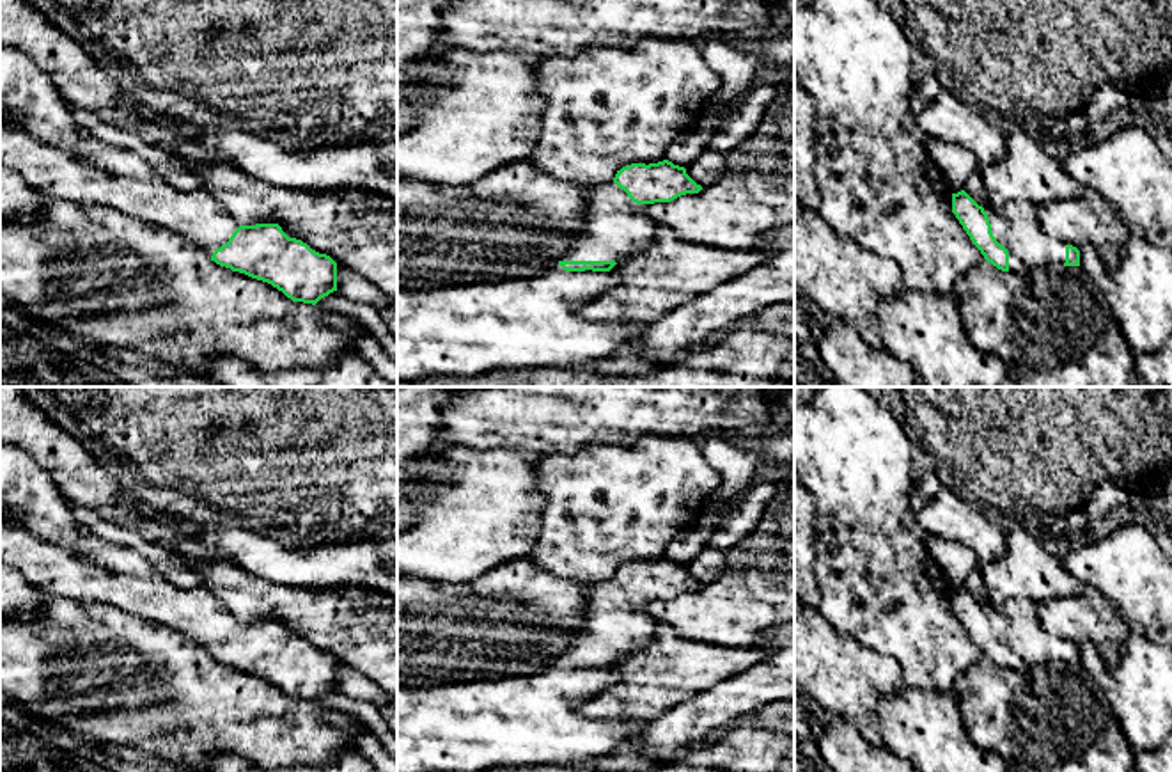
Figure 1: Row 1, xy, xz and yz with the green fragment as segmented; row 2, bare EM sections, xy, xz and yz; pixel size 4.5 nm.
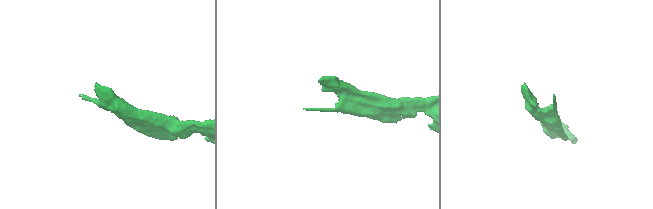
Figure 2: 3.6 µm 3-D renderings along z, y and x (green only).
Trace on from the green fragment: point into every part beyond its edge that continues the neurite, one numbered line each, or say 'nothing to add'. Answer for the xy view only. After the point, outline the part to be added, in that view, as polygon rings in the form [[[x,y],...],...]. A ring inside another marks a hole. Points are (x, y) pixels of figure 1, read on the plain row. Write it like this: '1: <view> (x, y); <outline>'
1: xy (195, 613); [[[0,520],[0,561],[44,595],[115,605],[126,614],[181,632],[207,657],[239,625],[207,587],[179,589],[163,577],[113,573],[43,541],[16,522]]]

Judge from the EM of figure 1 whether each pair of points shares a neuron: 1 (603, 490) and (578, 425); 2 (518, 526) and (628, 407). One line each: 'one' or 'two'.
1: two
2: two

